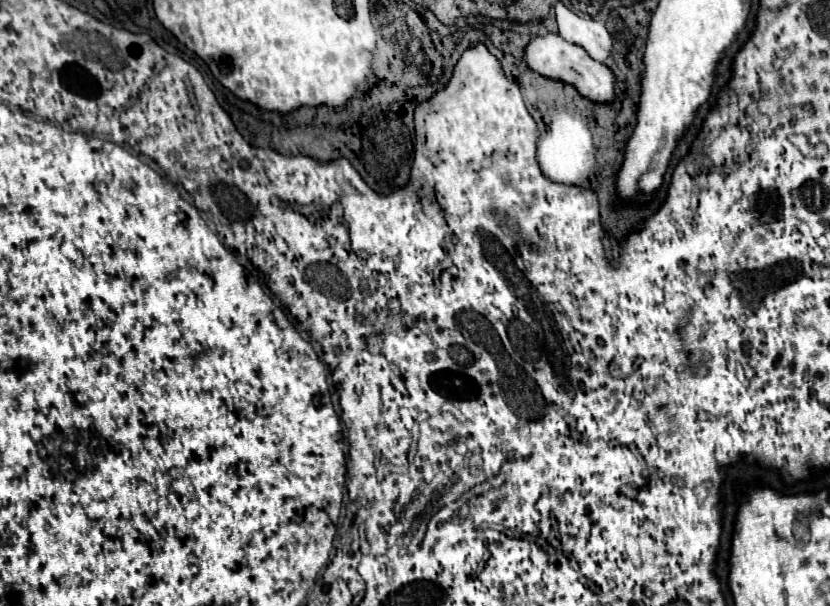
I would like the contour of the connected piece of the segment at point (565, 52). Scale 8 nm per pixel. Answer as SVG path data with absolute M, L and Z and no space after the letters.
M549 34L547 38L537 36L527 46L525 56L527 56L527 64L535 72L539 72L547 78L557 78L557 80L573 84L581 96L585 96L593 102L611 102L615 98L615 76L613 76L613 72L607 66L603 66L601 62L593 60L583 48L565 42L559 34Z

